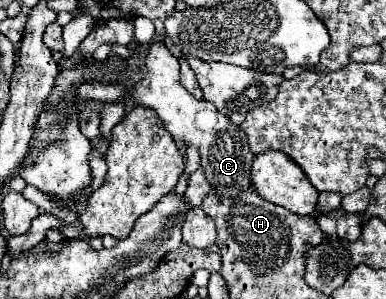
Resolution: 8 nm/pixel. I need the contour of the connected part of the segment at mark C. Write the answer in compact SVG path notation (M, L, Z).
M154 42L150 46L146 56L146 70L146 78L128 92L128 98L134 104L154 108L176 142L198 148L200 168L206 170L206 180L216 194L234 198L234 194L254 190L254 184L250 182L250 166L254 154L250 146L246 146L246 134L242 134L242 128L234 124L228 114L218 112L214 104L196 100L190 92L186 92L186 88L180 84L178 58L174 58L162 42Z

